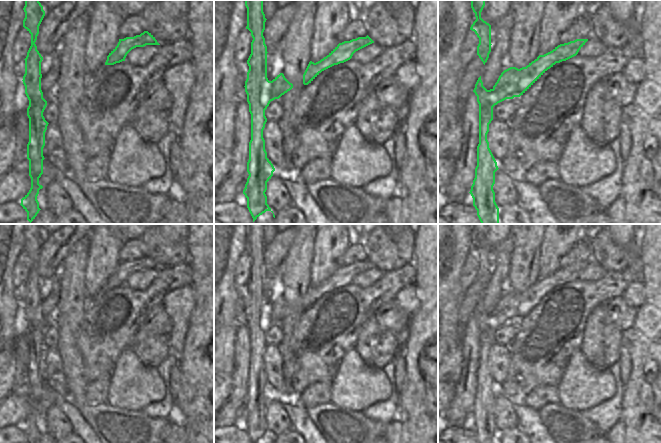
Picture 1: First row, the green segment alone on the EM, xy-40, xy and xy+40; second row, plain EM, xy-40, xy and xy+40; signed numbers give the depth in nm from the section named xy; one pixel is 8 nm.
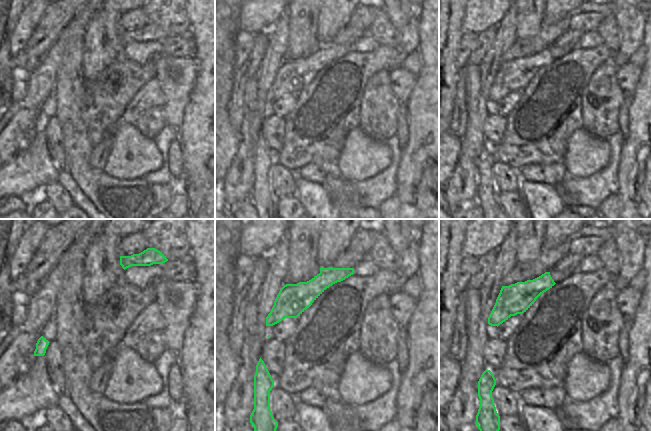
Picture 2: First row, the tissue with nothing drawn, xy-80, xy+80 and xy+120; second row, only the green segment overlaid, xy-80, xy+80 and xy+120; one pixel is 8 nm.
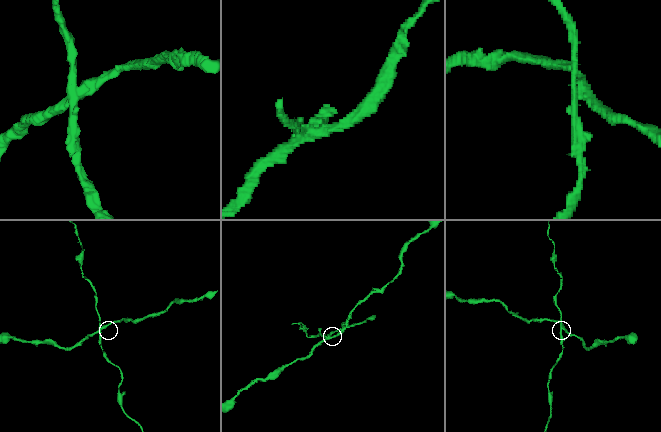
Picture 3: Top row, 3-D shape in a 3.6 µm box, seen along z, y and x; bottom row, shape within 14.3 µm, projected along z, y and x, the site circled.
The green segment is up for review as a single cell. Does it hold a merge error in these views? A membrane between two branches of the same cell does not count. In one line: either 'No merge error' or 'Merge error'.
Merge error

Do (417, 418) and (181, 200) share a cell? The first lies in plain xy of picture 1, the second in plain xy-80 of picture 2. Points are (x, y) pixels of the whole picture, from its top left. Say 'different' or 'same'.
different

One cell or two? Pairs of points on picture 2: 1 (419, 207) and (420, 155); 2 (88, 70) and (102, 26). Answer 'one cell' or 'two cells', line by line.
1: one cell
2: one cell

